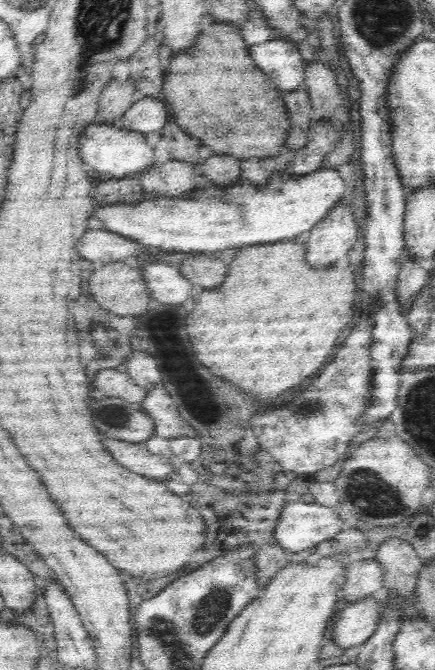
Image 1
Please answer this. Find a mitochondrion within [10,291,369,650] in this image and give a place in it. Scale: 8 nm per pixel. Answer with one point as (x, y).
(111, 414)

